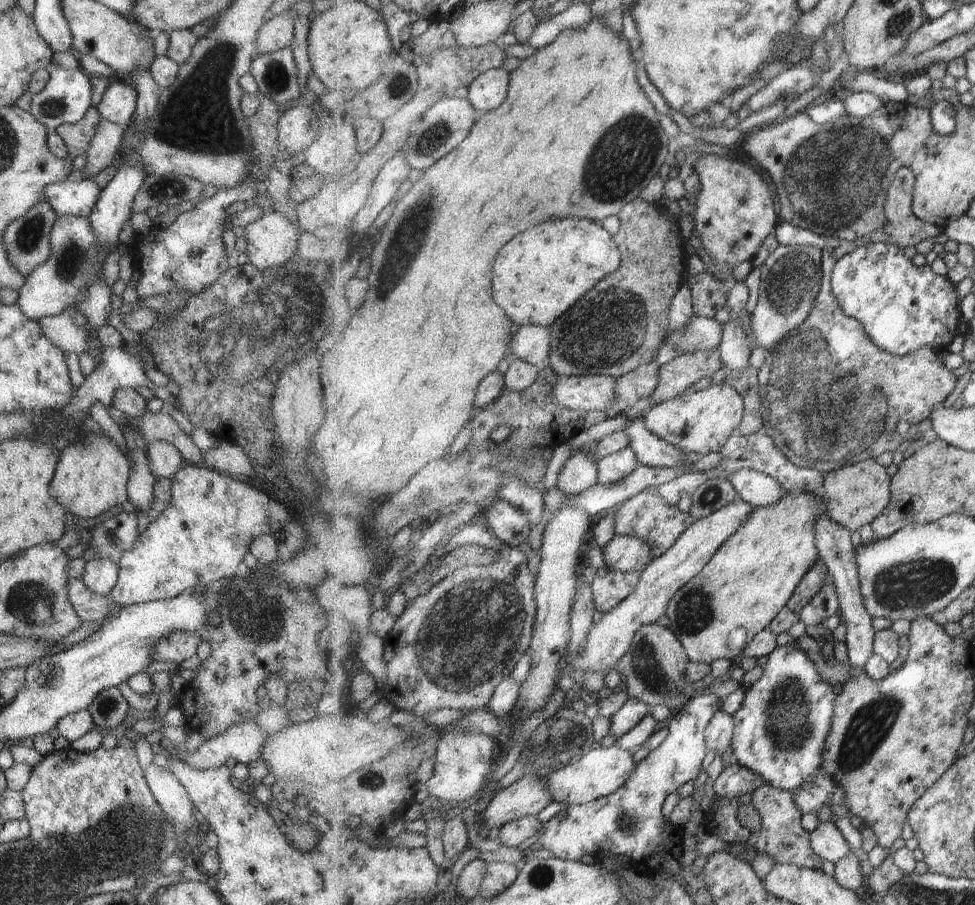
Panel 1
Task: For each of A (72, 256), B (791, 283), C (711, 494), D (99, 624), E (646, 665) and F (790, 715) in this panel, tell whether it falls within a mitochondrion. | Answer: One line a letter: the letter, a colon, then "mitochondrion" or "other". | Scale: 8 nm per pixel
A: mitochondrion
B: mitochondrion
C: mitochondrion
D: other
E: mitochondrion
F: mitochondrion

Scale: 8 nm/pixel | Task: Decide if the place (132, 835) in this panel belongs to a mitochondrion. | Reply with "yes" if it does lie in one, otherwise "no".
yes

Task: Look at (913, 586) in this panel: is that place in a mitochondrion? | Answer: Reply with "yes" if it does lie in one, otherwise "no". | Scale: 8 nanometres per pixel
yes

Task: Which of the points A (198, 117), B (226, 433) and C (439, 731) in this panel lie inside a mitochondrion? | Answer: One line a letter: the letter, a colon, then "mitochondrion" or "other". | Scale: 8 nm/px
A: mitochondrion
B: other
C: other

